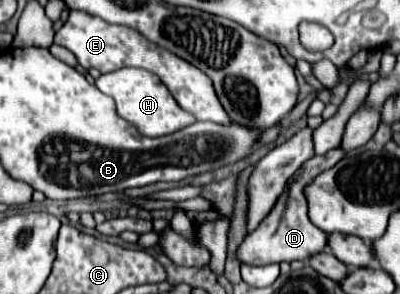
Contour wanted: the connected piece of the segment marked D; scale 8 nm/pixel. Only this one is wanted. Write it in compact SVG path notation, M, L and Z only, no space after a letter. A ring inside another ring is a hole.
M341 148L329 150L325 156L313 156L311 160L307 160L301 170L295 172L293 182L289 186L289 202L287 202L287 210L281 218L281 222L277 226L273 226L271 216L265 218L259 228L255 232L251 232L249 236L245 236L245 240L239 246L239 260L251 266L261 266L261 264L273 264L273 262L293 262L293 260L309 260L311 256L325 252L327 244L329 244L329 236L319 230L307 216L307 198L305 198L305 188L311 184L311 180L315 180L317 174L333 168L333 164L337 164L343 158L345 152L341 152Z

